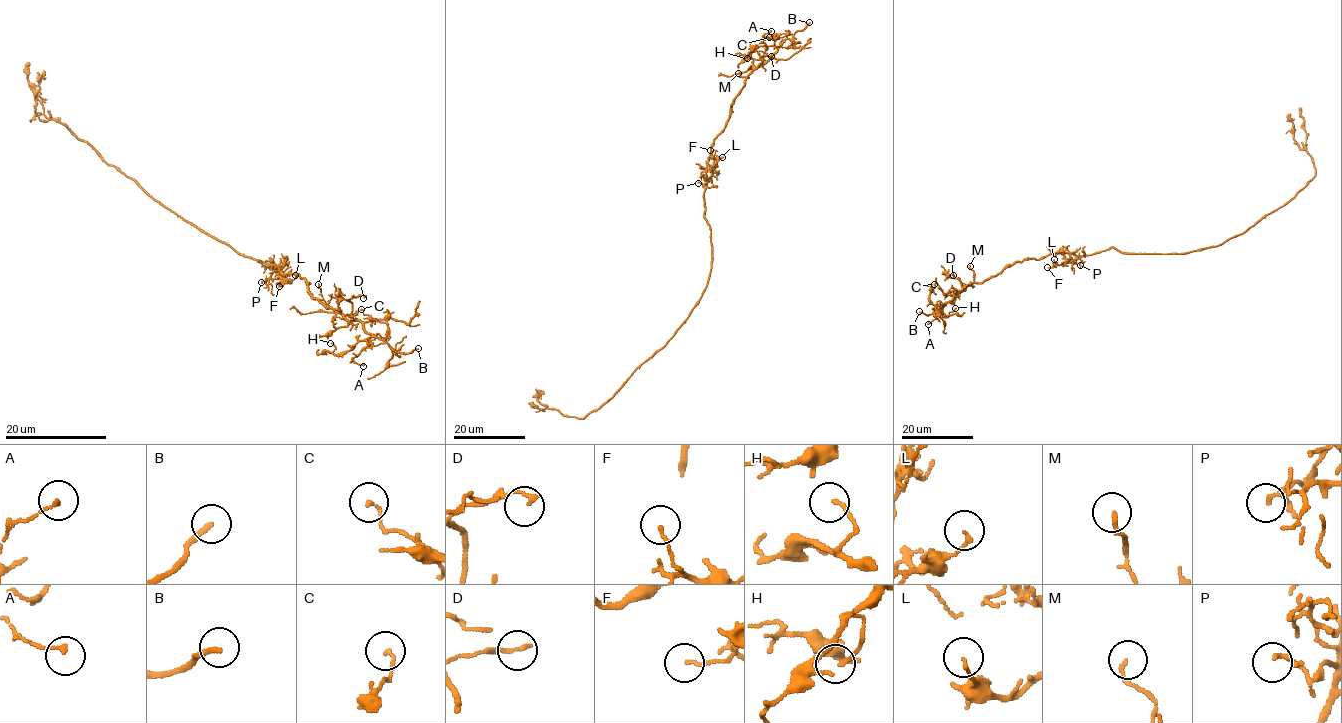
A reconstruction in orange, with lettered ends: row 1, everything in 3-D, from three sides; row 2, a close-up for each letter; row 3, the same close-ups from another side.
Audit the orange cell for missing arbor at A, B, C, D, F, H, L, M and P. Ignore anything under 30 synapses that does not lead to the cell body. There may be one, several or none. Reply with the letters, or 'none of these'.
B

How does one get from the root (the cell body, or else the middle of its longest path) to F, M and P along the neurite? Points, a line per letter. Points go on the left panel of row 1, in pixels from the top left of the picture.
F: (279, 267), (270, 258), (270, 268), (287, 282), (279, 286)
M: (279, 267), (270, 258), (270, 268), (276, 266), (284, 275), (303, 277), (306, 289), (327, 308), (318, 284)
P: (279, 267), (270, 258), (272, 272), (261, 282)

